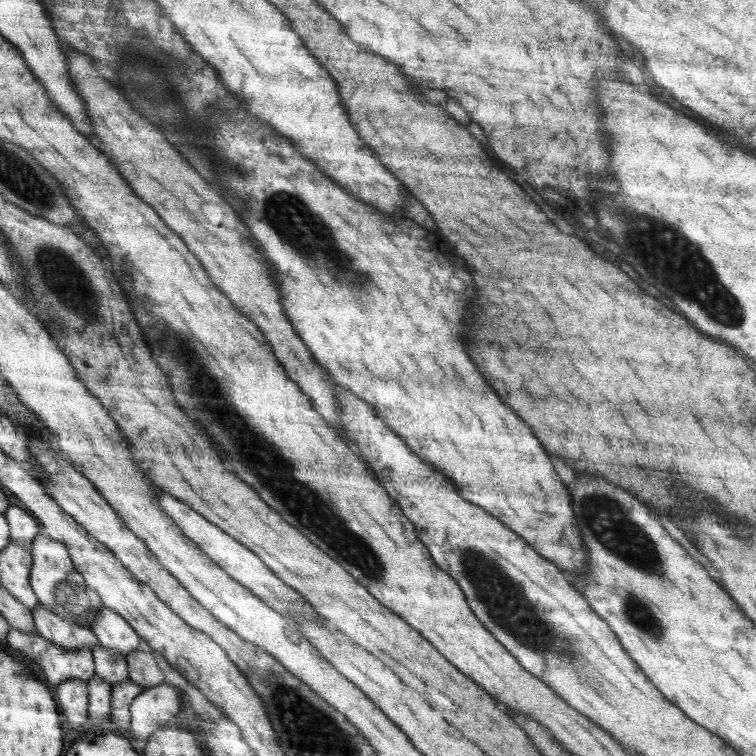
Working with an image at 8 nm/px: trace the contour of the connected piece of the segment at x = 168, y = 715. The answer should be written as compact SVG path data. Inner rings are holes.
M168 683L144 690L130 703L130 732L138 743L146 743L150 734L177 717L181 700L178 689Z

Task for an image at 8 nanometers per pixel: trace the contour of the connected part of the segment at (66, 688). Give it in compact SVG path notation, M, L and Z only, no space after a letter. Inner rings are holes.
M66 680L56 686L56 701L64 712L67 724L73 731L80 731L88 722L88 684L84 680Z

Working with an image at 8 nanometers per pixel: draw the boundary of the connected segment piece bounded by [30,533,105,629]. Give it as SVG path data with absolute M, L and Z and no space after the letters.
M39 533L32 542L31 552L33 564L30 585L34 595L38 597L39 604L58 613L62 618L67 618L68 621L74 621L80 627L91 629L96 621L96 614L105 605L102 604L96 592L88 589L85 579L75 570L67 545L63 541L54 540Z

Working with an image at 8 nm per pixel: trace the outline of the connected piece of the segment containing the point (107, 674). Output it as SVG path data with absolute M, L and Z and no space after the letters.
M100 645L91 650L95 664L95 675L108 684L120 684L129 680L129 670L124 654L118 654Z

